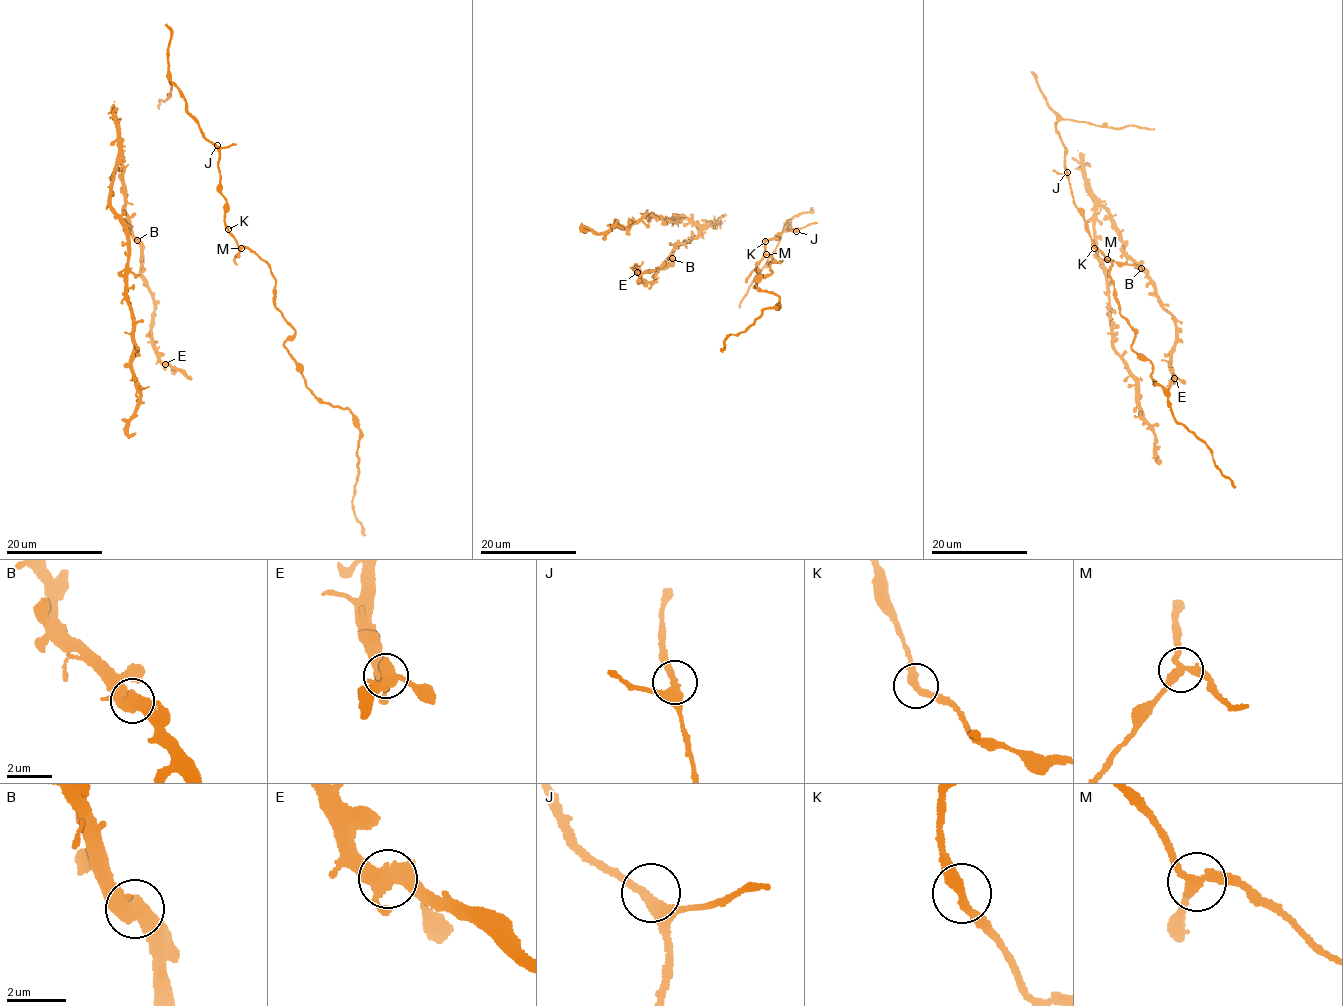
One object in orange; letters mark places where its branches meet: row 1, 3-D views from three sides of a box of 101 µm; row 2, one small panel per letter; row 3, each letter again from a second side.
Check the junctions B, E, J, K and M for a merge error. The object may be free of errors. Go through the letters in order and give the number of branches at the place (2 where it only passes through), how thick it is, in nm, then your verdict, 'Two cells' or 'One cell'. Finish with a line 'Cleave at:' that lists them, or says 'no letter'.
B: Branches: 3. Thickness 460 nm. One cell
E: Branches: 3. Thickness 440 nm. One cell
J: Branches: 3. Thickness 300 nm. One cell
K: Branches: 2. Thickness 340 nm. One cell
M: Branches: 3. Thickness 300 nm. Two cells
Cleave at: M

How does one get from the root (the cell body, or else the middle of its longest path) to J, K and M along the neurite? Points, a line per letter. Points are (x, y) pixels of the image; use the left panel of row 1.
J: (204, 136), (217, 145)
K: (204, 136), (219, 150), (220, 186), (225, 199), (224, 224), (228, 229)
M: (204, 136), (219, 150), (220, 186), (226, 202), (224, 224), (241, 248)

